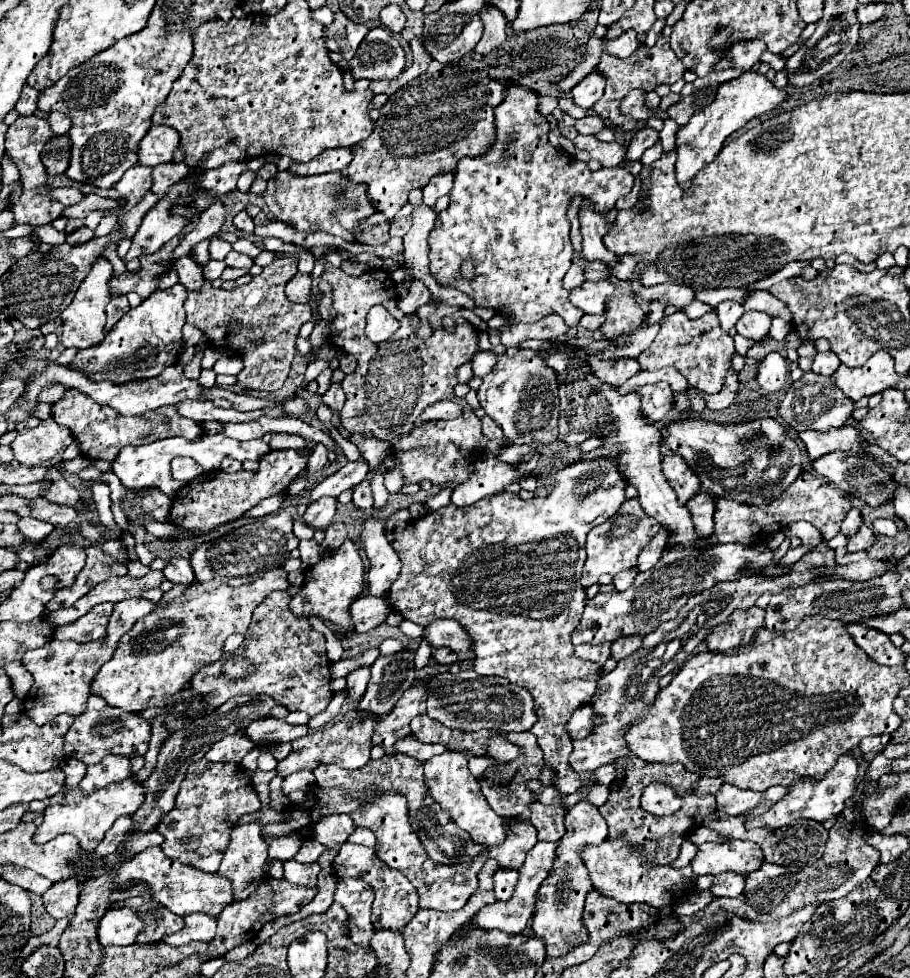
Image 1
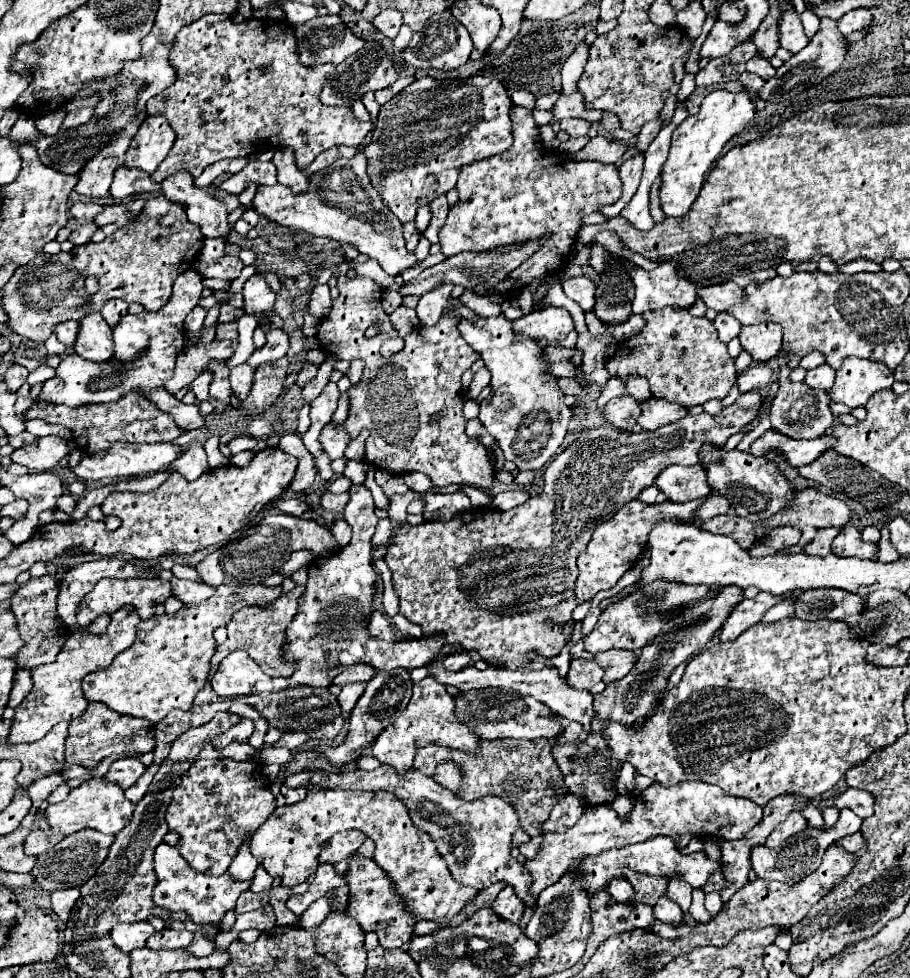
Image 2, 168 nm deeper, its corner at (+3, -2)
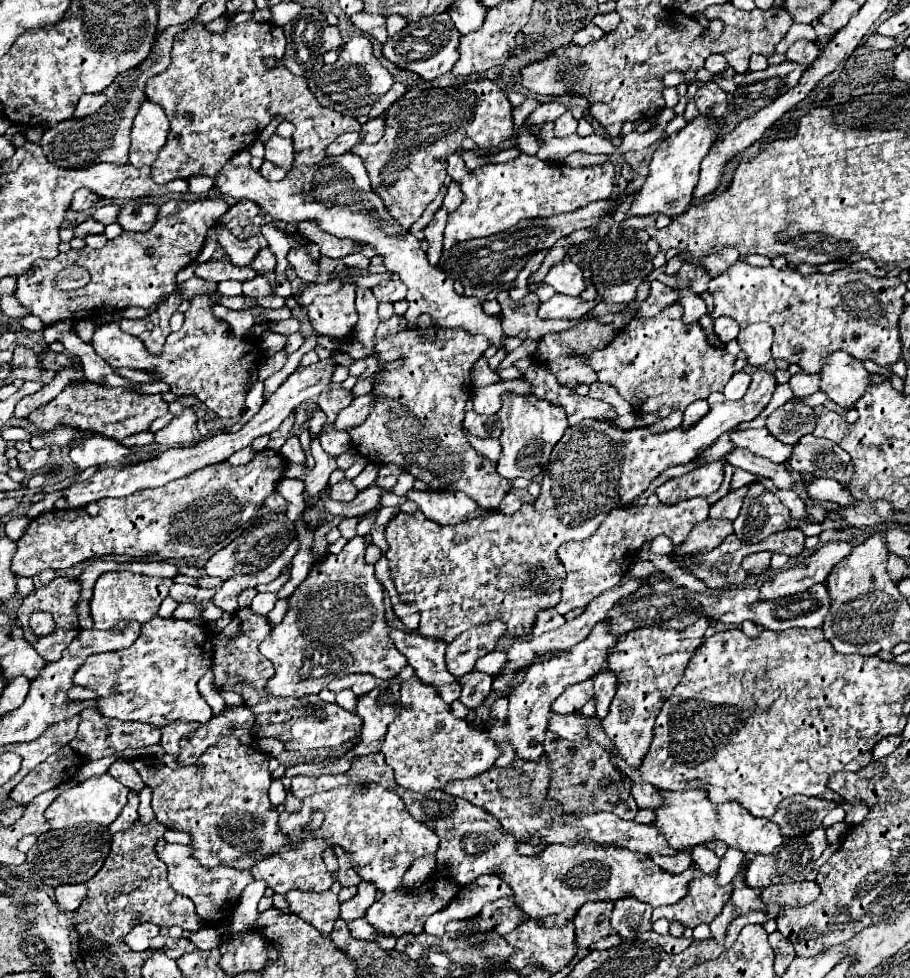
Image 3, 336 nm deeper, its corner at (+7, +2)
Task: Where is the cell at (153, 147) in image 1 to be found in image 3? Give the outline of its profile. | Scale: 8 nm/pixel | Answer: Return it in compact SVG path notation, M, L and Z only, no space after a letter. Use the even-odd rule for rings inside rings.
M145 100L133 122L129 162L137 168L151 166L157 160L163 144L167 142L167 134L169 134L169 120L163 108L159 104Z

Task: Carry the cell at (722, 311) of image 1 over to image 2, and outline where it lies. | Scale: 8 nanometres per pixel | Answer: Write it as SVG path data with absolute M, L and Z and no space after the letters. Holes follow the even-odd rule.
M719 312L719 316L713 320L713 324L715 324L717 332L719 332L719 340L725 342L725 344L727 344L729 340L737 338L739 332L741 332L739 320L731 318L731 314L727 314L727 312Z

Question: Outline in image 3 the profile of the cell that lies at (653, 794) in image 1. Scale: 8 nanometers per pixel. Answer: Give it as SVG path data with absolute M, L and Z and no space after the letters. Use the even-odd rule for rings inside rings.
M691 788L691 790L683 790L683 792L657 790L657 794L661 796L663 804L653 810L655 822L651 822L651 824L663 832L667 844L675 850L681 850L687 846L697 846L707 840L723 840L729 848L737 848L737 850L753 852L753 854L757 854L757 852L771 854L783 842L783 834L779 832L779 826L773 824L769 818L755 818L743 806L737 806L731 812L729 812L729 804L727 806L713 804L711 808L707 808L707 792L703 792L699 788L695 788L695 790Z

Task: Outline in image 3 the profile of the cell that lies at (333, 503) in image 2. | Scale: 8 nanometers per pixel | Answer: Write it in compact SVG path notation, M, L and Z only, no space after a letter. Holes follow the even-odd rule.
M341 480L335 486L331 486L331 494L329 494L329 498L341 500L341 502L349 502L355 496L357 496L357 490L353 488L353 484L349 480Z

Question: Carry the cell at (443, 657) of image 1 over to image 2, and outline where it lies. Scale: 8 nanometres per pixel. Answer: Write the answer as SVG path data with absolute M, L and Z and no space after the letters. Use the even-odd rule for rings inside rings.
M461 652L461 654L451 654L451 656L445 656L445 658L443 658L443 666L445 666L447 670L451 670L451 672L459 672L459 670L463 670L465 666L469 666L471 662L473 662L471 656L465 654L465 652Z

